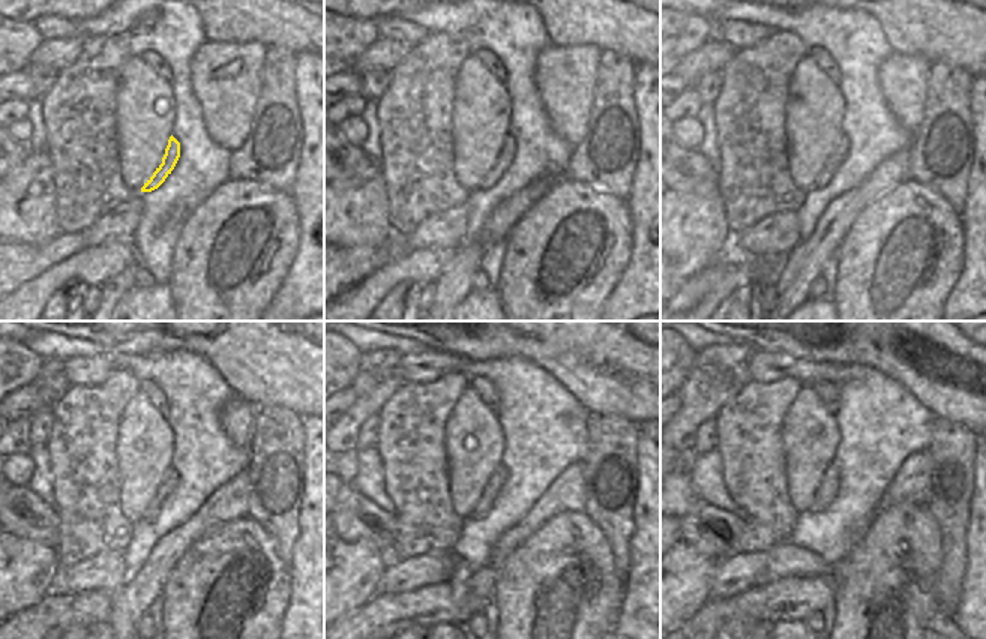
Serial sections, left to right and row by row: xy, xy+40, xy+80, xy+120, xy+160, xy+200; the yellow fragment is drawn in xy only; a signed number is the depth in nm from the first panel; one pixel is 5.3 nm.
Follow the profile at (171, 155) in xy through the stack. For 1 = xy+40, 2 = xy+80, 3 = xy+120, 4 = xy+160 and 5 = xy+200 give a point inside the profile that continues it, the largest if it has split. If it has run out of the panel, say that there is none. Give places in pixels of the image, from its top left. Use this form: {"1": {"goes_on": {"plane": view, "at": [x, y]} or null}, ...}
{"1": {"goes_on": {"plane": "xy+40", "at": [509, 146]}}, "2": {"goes_on": {"plane": "xy+80", "at": [833, 162]}}, "3": {"goes_on": {"plane": "xy+120", "at": [170, 482]}}, "4": {"goes_on": {"plane": "xy+160", "at": [492, 486]}}, "5": {"goes_on": {"plane": "xy+200", "at": [830, 482]}}}

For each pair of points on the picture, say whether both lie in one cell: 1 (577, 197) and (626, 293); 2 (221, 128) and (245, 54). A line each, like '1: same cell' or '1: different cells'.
1: different cells
2: same cell

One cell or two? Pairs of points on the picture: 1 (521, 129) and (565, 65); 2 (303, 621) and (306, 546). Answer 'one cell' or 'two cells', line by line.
1: two cells
2: one cell

